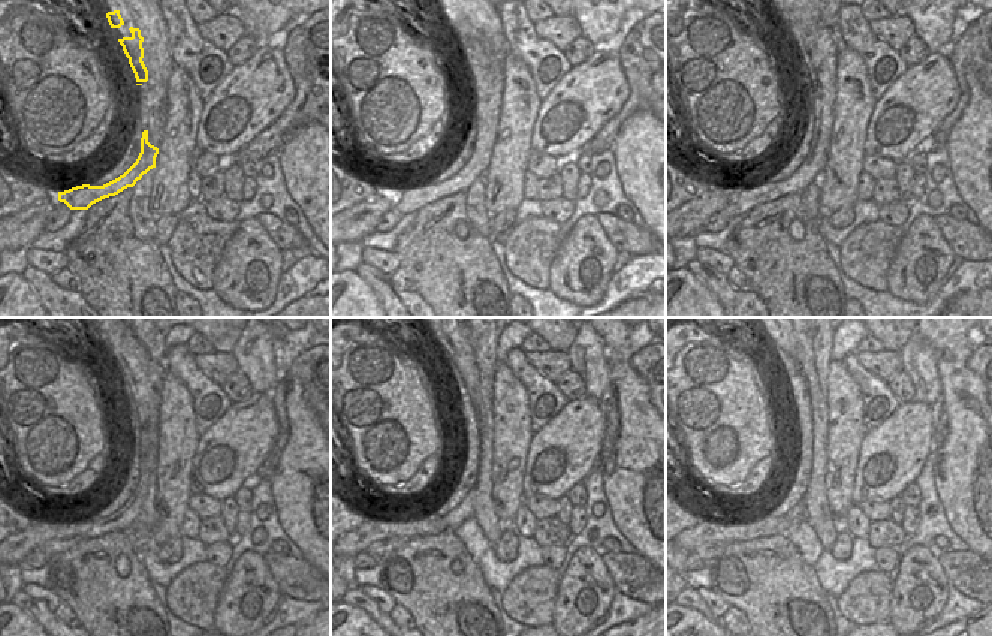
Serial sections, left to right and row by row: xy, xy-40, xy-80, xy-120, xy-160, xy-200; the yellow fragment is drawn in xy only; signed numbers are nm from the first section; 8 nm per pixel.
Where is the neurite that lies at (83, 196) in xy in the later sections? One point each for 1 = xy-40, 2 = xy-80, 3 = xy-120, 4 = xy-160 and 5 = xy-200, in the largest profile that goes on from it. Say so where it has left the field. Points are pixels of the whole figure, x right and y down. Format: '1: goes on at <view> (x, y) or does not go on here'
1: goes on at xy-40 (487, 101)
2: goes on at xy-80 (823, 98)
3: goes on at xy-120 (136, 377)
4: goes on at xy-160 (452, 347)
5: goes on at xy-200 (789, 347)

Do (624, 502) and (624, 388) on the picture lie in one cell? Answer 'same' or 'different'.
same

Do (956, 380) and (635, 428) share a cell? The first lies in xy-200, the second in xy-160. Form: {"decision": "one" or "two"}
{"decision": "one"}

